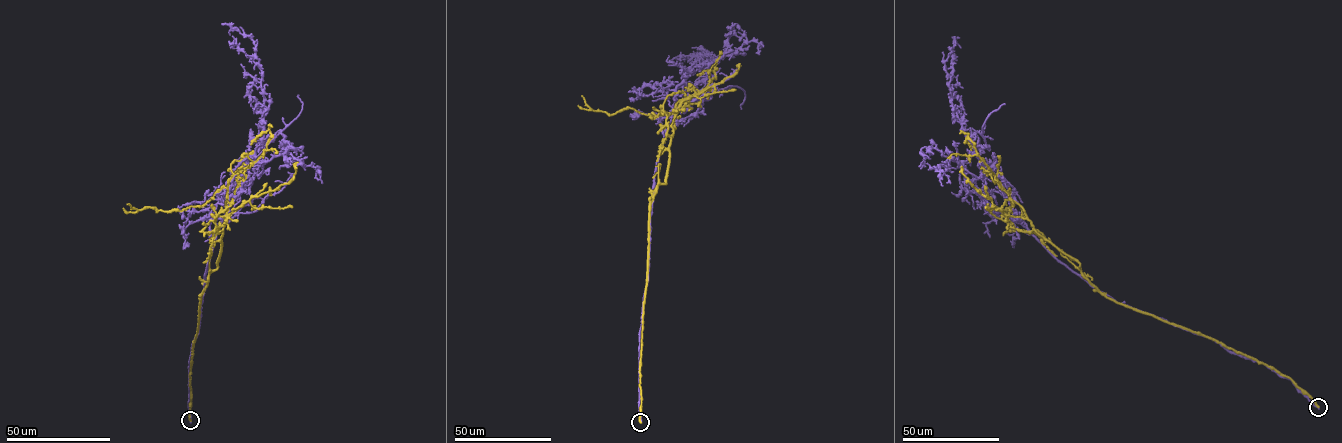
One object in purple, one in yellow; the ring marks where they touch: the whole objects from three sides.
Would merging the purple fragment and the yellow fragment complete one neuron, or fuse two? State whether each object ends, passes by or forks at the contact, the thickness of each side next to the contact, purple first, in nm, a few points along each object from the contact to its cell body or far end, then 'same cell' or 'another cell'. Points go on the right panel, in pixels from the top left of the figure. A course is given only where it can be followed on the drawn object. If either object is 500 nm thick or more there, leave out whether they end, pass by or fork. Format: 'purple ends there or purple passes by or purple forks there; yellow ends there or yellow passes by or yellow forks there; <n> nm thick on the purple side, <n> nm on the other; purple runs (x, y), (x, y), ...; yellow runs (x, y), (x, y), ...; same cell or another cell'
600 nm thick on the purple side, 480 nm on the other; purple runs (1318, 407), (1264, 364), (1117, 303), (981, 198), (984, 165), (952, 103), (945, 66), (959, 38); yellow runs (1318, 407), (1273, 368), (1102, 295), (1038, 233), (1009, 190), (1010, 211), (992, 206); another cell

